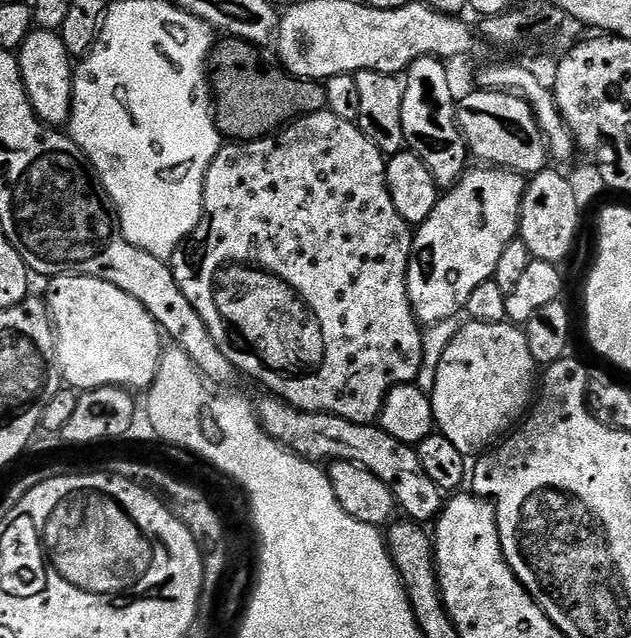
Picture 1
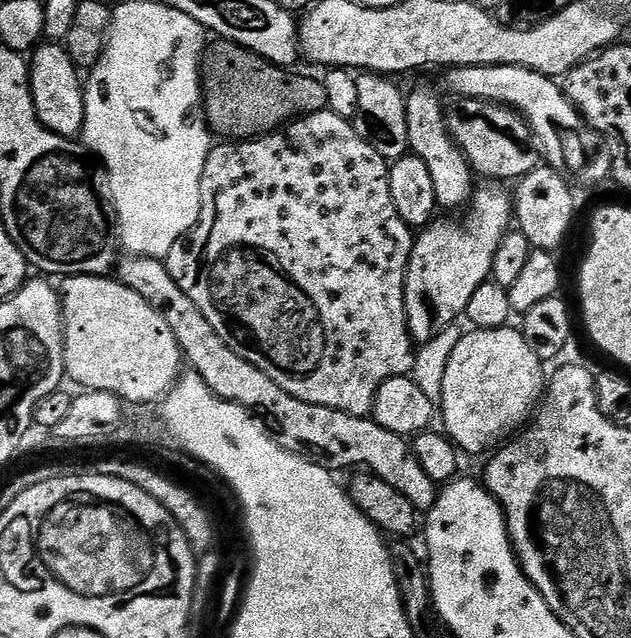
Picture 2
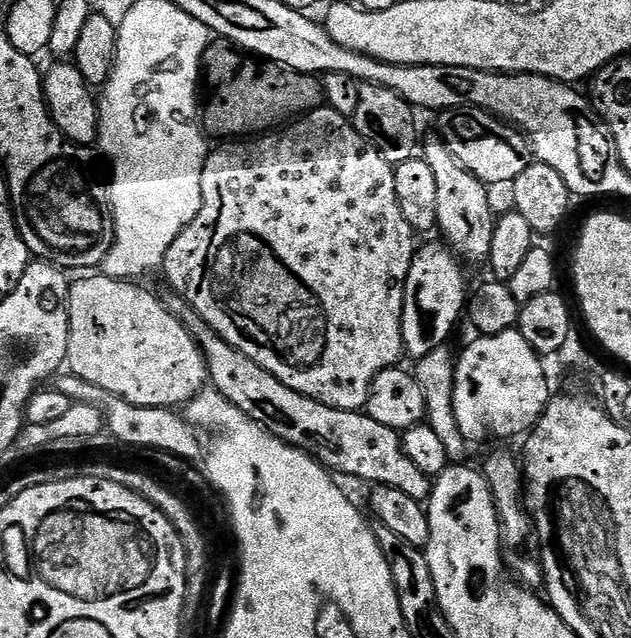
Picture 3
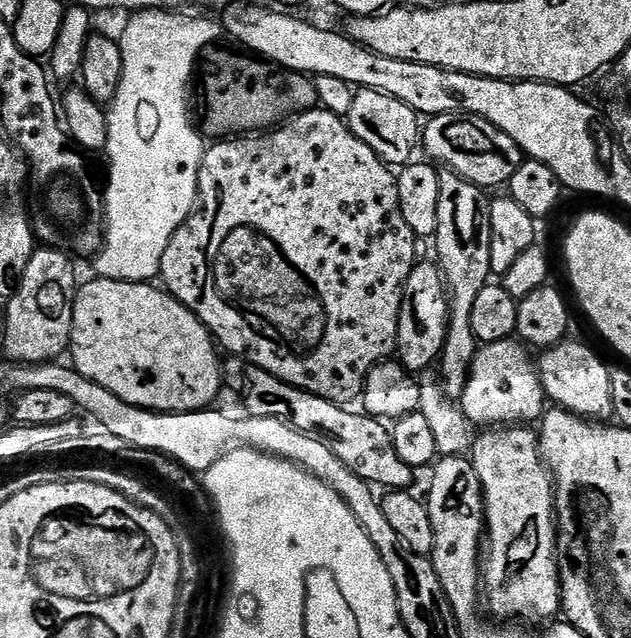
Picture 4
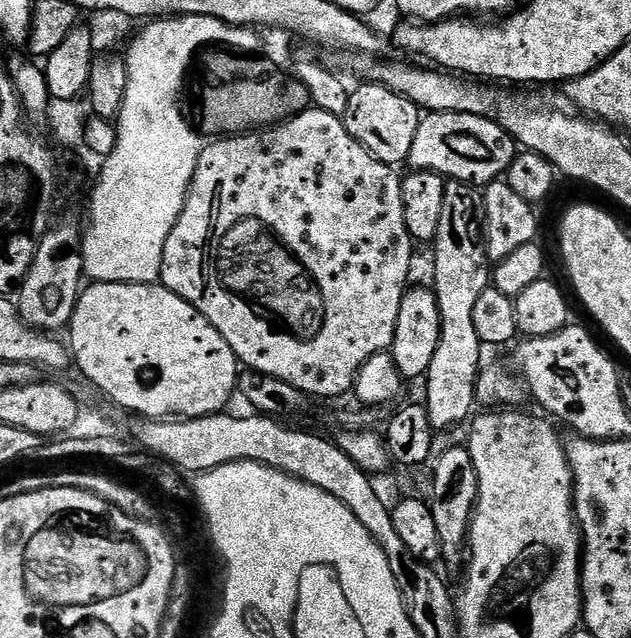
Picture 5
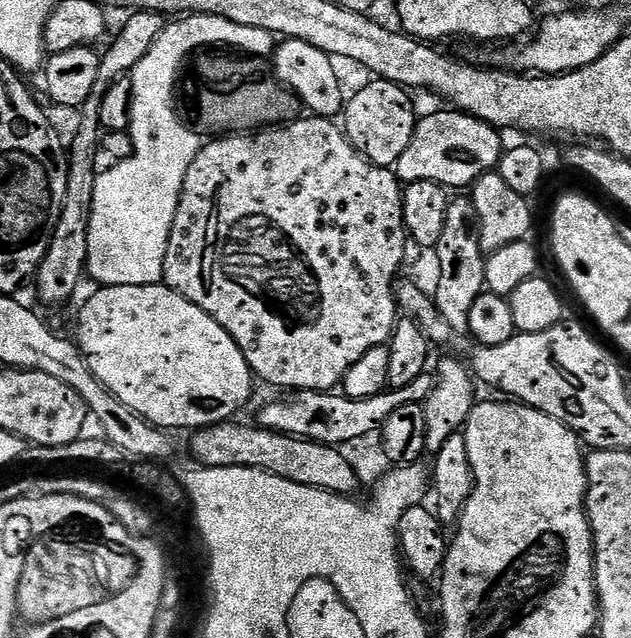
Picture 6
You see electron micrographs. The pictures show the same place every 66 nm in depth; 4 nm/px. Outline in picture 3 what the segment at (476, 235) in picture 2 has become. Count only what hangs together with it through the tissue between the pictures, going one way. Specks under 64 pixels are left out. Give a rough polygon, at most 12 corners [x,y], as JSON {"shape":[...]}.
{"shape":[[417,247],[404,283],[404,351],[447,345],[466,312],[465,265]]}

